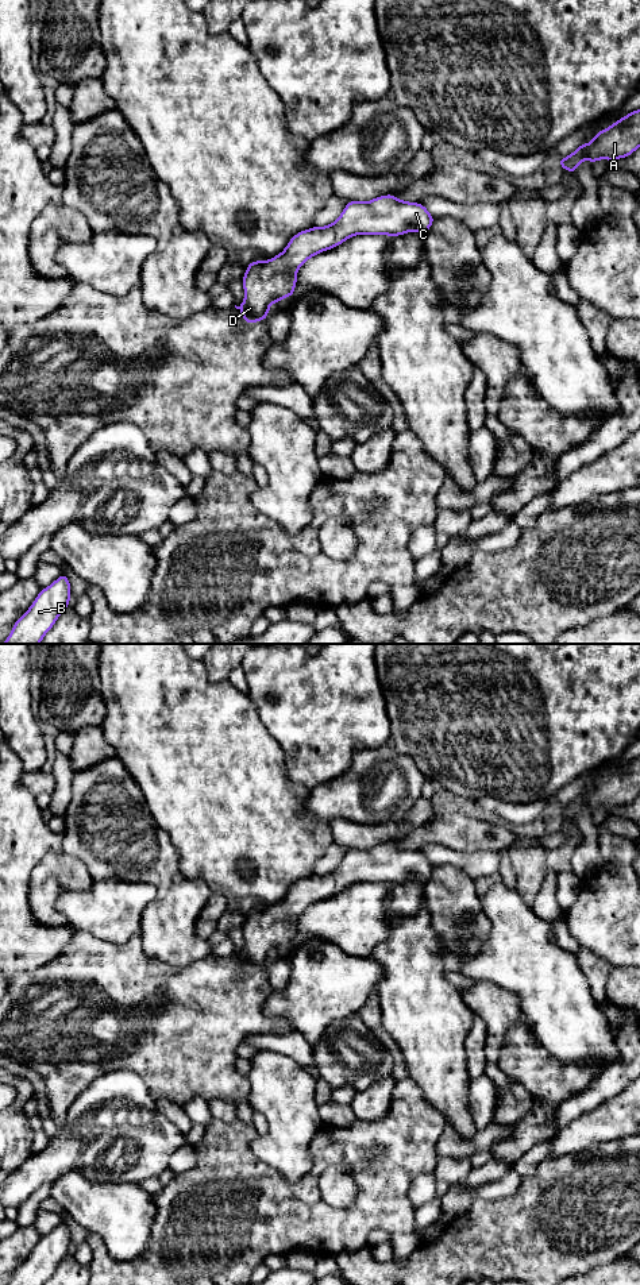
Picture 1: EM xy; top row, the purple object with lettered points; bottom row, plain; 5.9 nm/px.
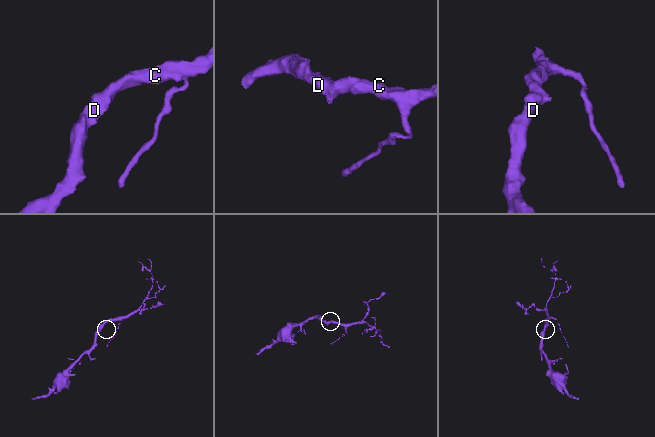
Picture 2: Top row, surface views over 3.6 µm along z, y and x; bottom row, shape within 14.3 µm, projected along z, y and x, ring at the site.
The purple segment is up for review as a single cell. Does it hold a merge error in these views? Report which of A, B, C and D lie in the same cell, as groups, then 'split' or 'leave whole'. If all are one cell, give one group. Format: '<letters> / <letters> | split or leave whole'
A B C D | leave whole

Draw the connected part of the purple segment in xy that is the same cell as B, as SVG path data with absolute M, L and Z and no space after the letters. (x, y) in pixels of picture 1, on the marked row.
M65 574L42 589L30 609L14 624L3 644L39 644L69 606L70 582Z

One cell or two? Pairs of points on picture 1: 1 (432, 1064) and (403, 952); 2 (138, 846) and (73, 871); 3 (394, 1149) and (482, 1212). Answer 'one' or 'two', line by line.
1: one
2: two
3: two

